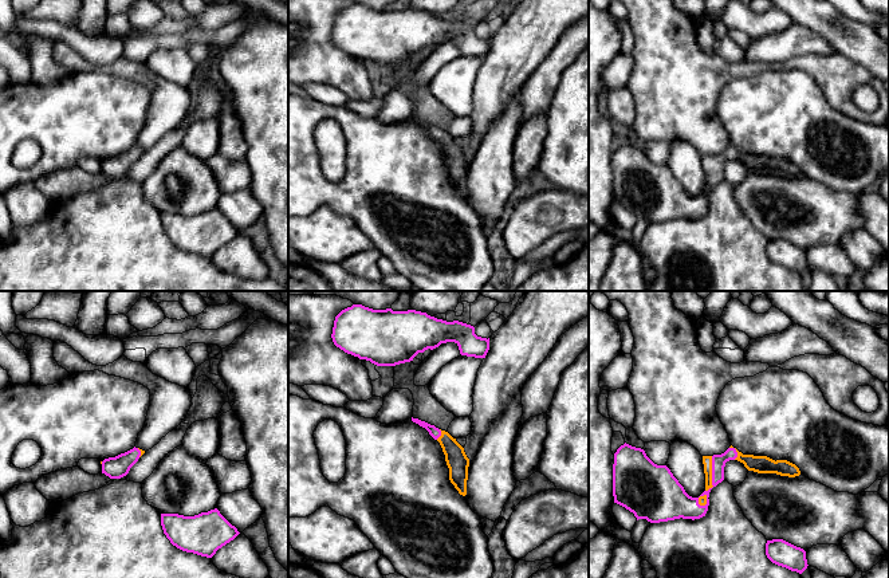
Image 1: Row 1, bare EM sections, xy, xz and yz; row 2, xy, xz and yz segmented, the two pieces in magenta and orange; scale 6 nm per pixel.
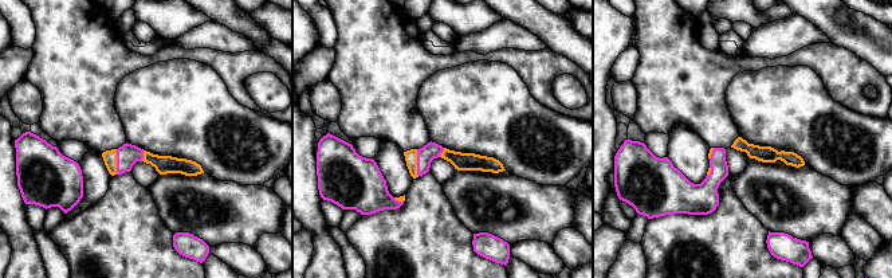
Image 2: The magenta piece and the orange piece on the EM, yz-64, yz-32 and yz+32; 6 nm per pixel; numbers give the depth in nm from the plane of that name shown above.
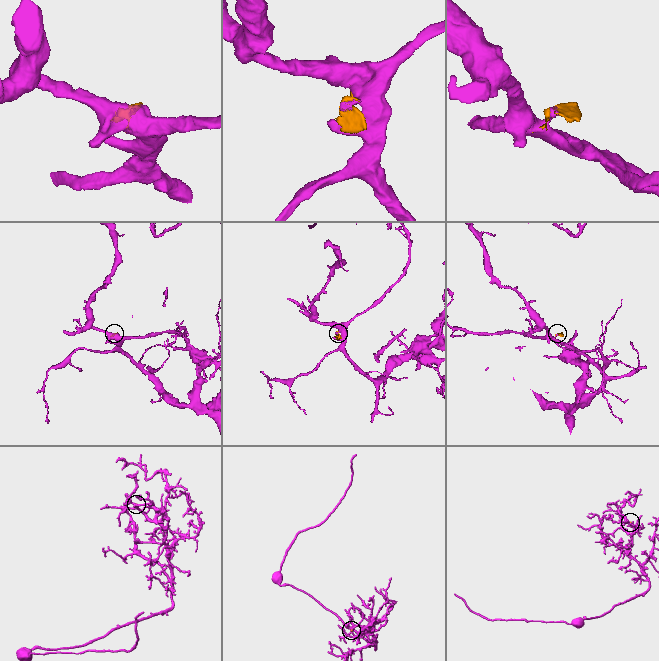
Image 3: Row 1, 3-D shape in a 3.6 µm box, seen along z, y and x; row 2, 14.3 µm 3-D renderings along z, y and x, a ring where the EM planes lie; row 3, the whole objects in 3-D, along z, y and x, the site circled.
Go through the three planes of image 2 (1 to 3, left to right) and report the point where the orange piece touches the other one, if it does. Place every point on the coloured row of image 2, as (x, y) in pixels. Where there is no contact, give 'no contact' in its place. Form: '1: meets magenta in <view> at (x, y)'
1: meets magenta in yz-64 at (117, 161)
2: meets magenta in yz-32 at (417, 163)
3: meets magenta in yz+32 at (712, 153)

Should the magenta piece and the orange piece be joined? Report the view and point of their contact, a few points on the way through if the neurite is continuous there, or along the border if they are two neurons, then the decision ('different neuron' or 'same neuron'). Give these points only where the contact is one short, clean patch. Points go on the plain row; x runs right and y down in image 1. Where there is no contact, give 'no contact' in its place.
yz (712, 175) | same neuron

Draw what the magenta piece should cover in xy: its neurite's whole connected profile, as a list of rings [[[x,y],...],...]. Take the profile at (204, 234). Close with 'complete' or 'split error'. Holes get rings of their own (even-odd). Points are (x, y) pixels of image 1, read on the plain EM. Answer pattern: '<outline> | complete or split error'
[[[217,208],[194,216],[161,213],[161,225],[173,245],[206,257],[240,233]]] | complete

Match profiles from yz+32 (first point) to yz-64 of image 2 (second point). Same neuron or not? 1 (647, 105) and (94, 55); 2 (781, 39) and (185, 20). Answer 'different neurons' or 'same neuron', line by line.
1: same neuron
2: different neurons

